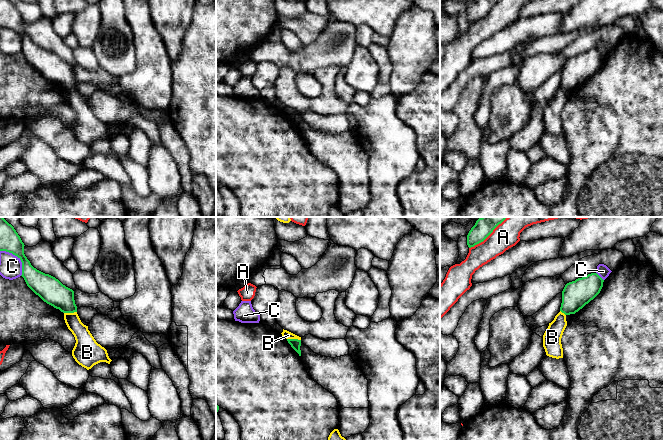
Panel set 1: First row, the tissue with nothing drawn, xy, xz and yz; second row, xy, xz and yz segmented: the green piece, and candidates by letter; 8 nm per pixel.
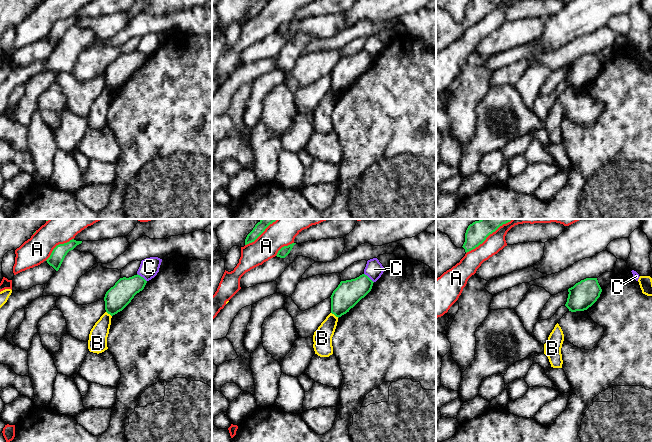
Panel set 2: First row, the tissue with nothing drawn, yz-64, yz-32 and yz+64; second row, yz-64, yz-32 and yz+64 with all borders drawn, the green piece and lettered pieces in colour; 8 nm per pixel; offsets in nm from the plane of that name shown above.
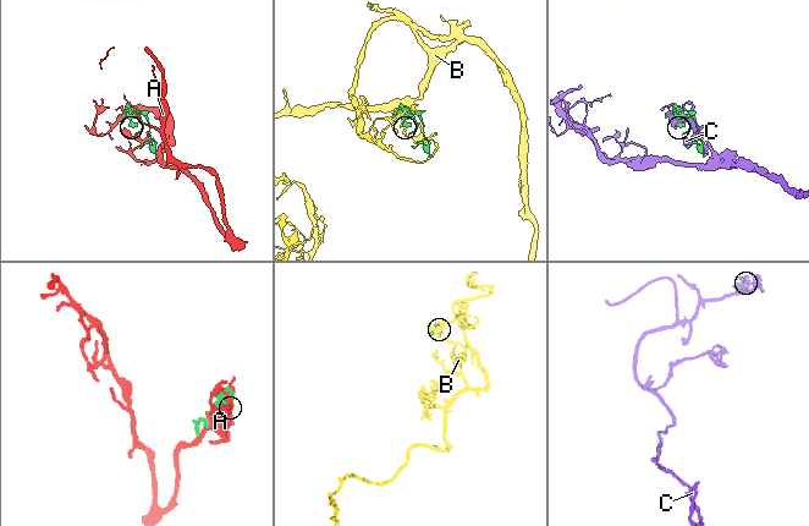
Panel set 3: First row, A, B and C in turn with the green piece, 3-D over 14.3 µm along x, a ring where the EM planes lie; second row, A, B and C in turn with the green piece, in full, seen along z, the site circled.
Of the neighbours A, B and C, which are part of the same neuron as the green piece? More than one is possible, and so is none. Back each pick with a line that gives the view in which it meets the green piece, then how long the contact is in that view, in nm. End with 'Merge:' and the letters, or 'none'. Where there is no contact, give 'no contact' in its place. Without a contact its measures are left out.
Merge: none

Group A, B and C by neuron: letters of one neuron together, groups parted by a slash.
A / B / C

